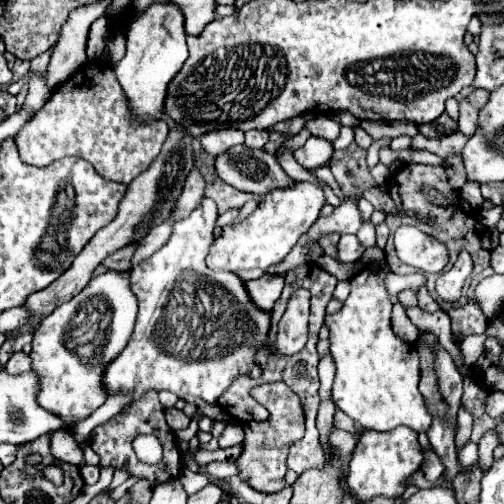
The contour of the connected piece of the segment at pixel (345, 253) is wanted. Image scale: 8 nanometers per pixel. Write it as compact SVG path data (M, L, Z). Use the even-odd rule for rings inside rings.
M342 236L338 244L338 256L342 262L358 262L364 254L364 246L356 236Z

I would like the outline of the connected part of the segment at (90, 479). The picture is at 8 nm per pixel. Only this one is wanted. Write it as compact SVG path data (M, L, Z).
M84 464L84 466L80 468L82 480L84 480L86 484L96 484L96 482L98 482L98 472L100 472L98 466L88 466L88 464Z

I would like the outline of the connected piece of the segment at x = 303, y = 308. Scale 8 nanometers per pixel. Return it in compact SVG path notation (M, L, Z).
M298 288L290 296L288 308L286 308L282 320L278 322L276 342L272 346L274 354L292 356L304 348L304 344L308 340L310 299L311 293L304 288Z

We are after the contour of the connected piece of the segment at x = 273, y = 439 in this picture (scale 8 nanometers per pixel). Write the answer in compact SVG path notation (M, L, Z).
M284 382L252 388L252 398L270 412L270 418L266 422L248 422L244 426L244 450L236 464L240 468L240 478L244 478L252 488L260 492L278 492L286 486L284 474L288 448L292 442L304 436L304 408L300 404L300 398Z

